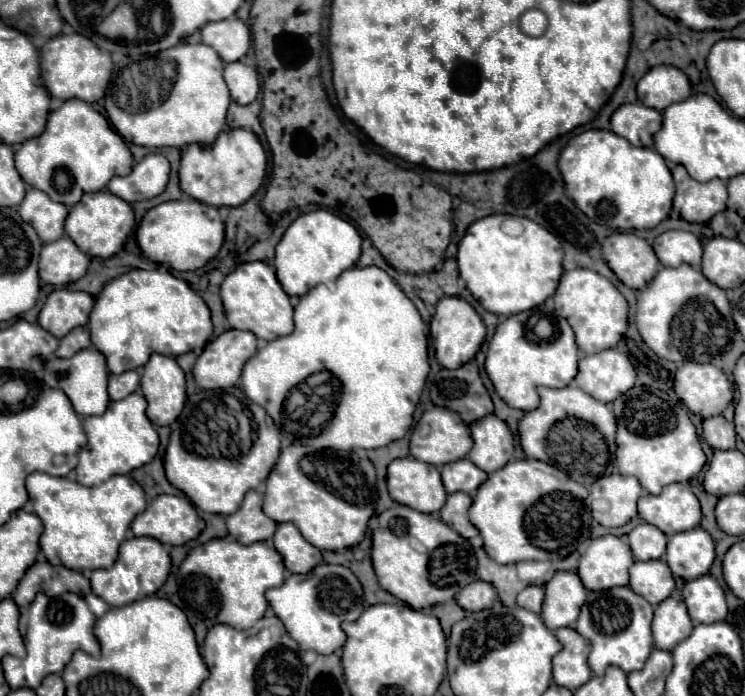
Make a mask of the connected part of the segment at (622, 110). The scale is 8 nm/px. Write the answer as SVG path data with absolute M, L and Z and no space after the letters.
M640 102L622 104L610 118L612 132L626 138L632 146L652 146L652 134L660 130L662 114Z

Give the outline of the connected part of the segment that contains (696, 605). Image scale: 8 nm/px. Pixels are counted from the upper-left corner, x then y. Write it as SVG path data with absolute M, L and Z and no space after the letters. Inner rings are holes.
M710 574L686 582L682 596L688 606L688 614L692 622L712 624L726 618L728 608L726 608L724 590Z

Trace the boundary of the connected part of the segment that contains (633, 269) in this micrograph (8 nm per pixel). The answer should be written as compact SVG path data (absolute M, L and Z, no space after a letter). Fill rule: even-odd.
M634 232L610 234L602 244L602 254L616 278L634 290L650 284L660 268L652 246Z

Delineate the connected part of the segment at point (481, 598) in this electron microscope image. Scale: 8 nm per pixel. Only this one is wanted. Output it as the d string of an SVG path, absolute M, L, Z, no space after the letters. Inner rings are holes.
M474 580L472 584L464 586L458 594L456 594L456 602L460 608L468 610L468 612L478 612L484 608L492 608L496 602L496 590L492 584L484 582L484 580Z

